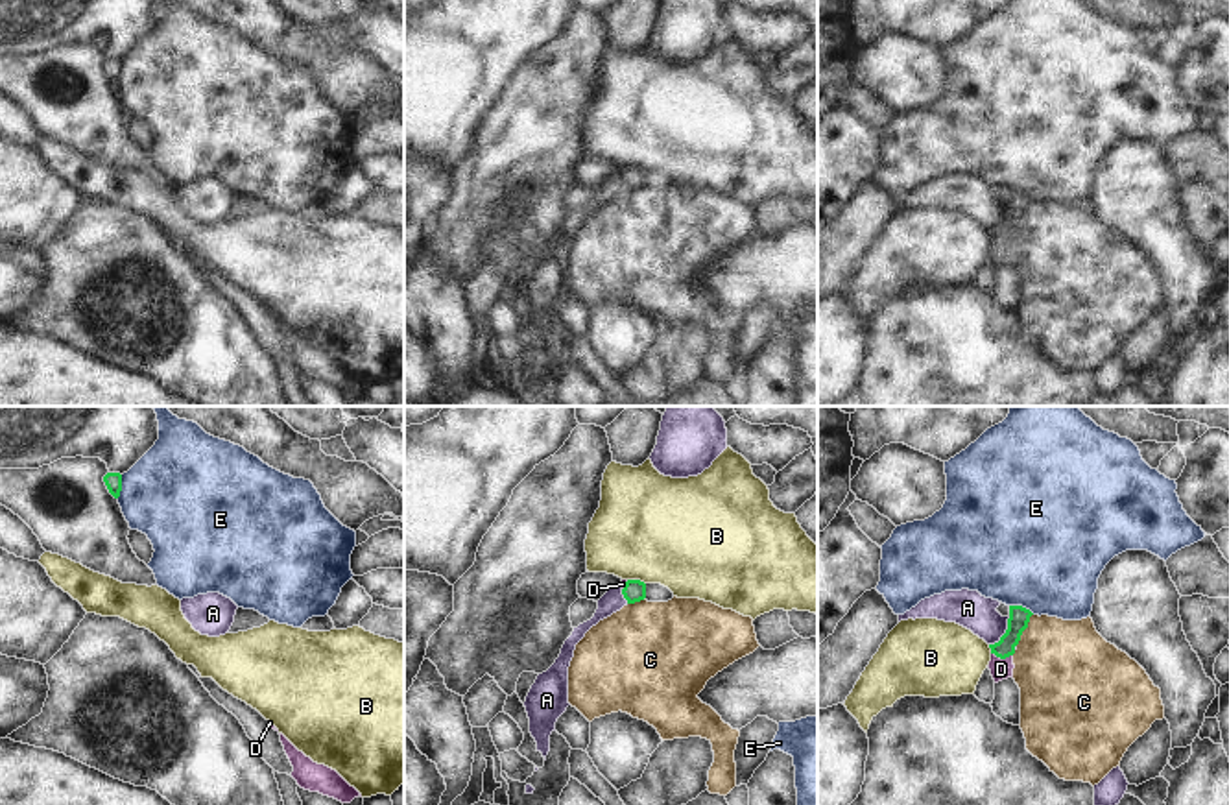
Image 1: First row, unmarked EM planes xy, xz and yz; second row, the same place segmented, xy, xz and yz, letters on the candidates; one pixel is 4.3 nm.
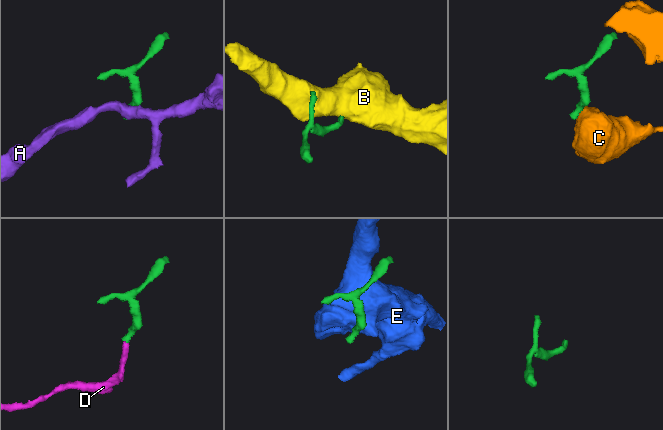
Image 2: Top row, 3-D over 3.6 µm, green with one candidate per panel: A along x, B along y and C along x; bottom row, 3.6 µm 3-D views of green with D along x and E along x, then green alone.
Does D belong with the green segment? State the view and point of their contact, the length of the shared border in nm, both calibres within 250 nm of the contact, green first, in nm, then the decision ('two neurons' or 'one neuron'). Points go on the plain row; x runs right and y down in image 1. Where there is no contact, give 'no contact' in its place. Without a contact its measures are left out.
meets green in yz at (1002, 244); contact 100 nm long; 90 nm thick on the green side, 100 nm on the other; one neuron

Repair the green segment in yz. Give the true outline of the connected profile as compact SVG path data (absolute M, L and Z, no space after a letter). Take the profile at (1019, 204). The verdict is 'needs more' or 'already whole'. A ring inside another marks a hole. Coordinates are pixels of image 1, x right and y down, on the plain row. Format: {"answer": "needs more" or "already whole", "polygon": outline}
{"answer": "needs more", "polygon": "M1009 192L1009 205L1008 205L1006 220L1000 223L998 229L989 231L991 247L987 253L991 257L995 270L1013 264L1015 233L1019 231L1022 218L1028 214L1032 201L1033 199L1022 192Z"}

